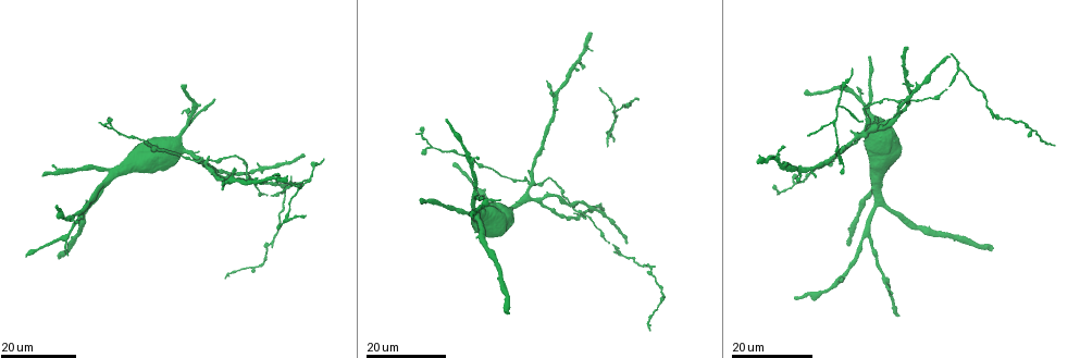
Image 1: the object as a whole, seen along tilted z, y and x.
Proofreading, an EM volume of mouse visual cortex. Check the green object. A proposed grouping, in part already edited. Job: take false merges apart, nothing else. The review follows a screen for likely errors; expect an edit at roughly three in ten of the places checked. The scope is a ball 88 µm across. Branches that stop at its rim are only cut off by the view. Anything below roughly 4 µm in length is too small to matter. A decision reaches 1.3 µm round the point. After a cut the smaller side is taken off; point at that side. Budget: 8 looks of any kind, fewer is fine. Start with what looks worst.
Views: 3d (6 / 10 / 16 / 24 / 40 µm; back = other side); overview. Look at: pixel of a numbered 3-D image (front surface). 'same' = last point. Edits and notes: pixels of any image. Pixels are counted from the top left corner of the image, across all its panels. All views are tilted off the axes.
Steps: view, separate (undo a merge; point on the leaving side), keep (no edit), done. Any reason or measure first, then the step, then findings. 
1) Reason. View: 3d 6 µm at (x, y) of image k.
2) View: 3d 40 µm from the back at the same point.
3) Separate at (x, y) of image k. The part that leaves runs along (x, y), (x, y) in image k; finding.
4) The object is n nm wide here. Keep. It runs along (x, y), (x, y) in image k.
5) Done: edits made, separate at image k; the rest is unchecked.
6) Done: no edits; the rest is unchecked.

View: 3d 24 µm at (615, 121) of image 1.

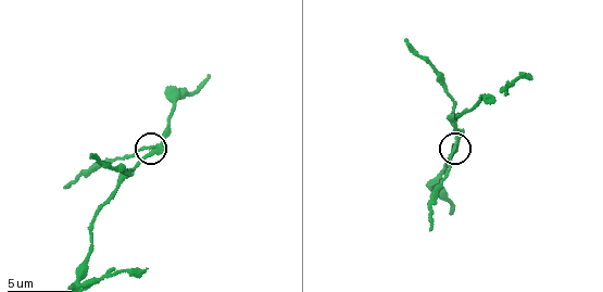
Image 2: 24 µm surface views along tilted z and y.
View: 3d 10 µm at (455, 142) of image 2.

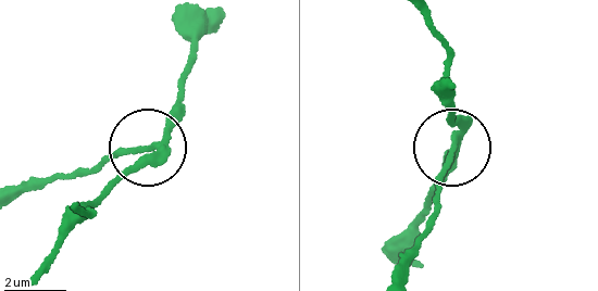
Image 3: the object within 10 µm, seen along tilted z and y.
View: 3d 10 µm from the back at (147, 149) of image 3.

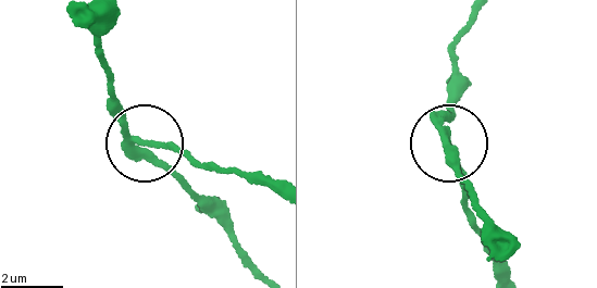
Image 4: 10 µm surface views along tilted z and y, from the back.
Separate at (168, 146) of image 4. The part that leaves runs along (137, 136), (277, 193) in image 4; a second neuron is stuck on.

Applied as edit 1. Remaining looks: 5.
Four arms meet. View: 3d 16 µm at (270, 178) of image 1.

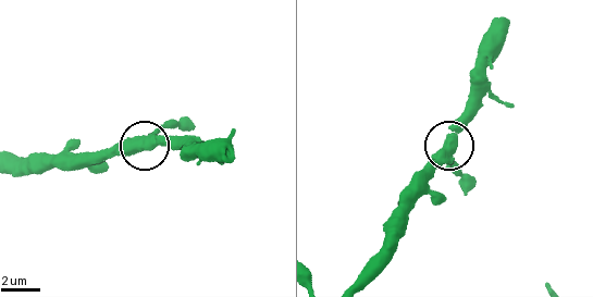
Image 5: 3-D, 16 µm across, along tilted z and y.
Closer look. View: 3d 6 µm at (152, 136) of image 5.

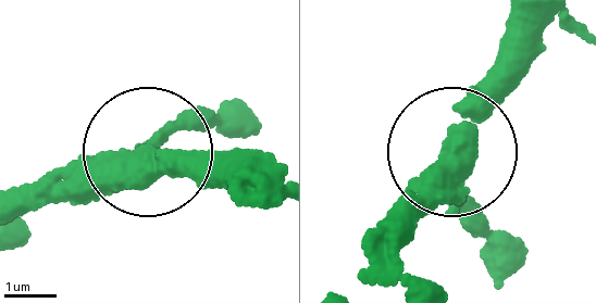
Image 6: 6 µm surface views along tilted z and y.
The object is 380 nm wide here. Keep. It runs along (23, 181), (178, 153), (231, 185) in image 6; one neuron here.

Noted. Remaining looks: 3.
Three arms meet. View: 3d 16 µm at (246, 178) of image 1.

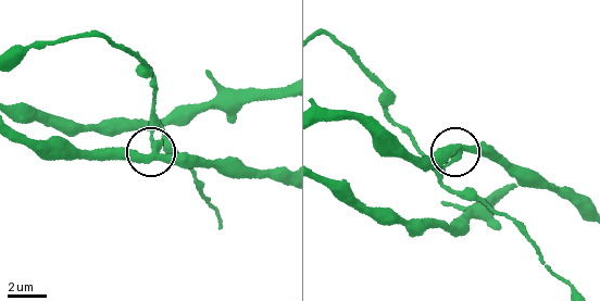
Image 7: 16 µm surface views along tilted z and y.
View: 3d 10 µm at (157, 149) of image 7.

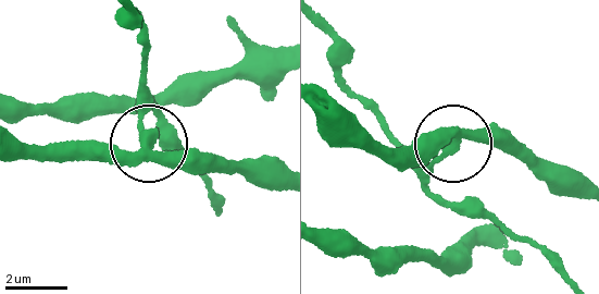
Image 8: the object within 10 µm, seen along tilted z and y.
The object is 340 nm wide here. Keep. One neuron here.

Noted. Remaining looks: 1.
Done: edits made, separate at image 4; the rest is unchecked.

